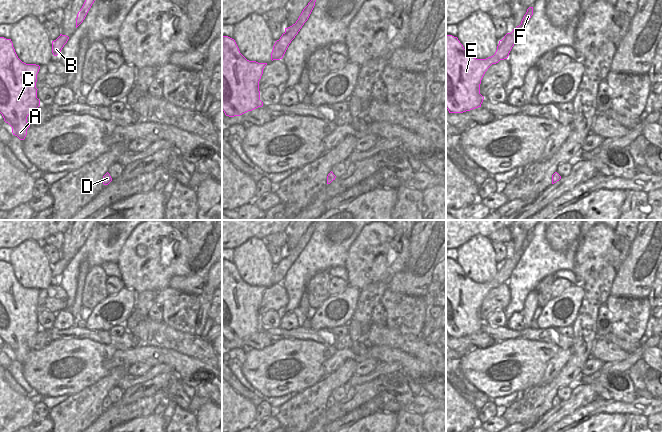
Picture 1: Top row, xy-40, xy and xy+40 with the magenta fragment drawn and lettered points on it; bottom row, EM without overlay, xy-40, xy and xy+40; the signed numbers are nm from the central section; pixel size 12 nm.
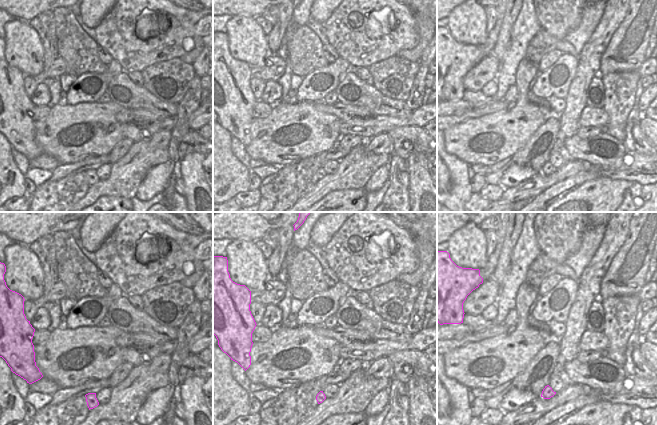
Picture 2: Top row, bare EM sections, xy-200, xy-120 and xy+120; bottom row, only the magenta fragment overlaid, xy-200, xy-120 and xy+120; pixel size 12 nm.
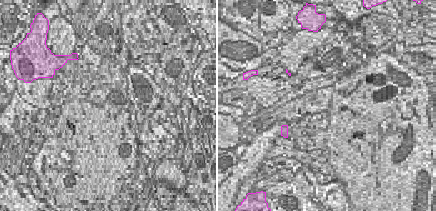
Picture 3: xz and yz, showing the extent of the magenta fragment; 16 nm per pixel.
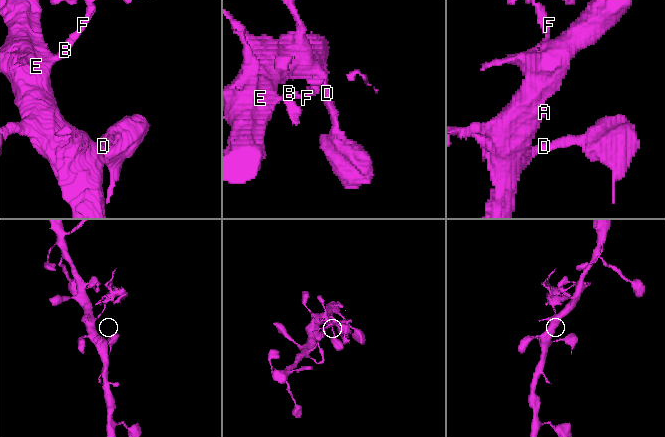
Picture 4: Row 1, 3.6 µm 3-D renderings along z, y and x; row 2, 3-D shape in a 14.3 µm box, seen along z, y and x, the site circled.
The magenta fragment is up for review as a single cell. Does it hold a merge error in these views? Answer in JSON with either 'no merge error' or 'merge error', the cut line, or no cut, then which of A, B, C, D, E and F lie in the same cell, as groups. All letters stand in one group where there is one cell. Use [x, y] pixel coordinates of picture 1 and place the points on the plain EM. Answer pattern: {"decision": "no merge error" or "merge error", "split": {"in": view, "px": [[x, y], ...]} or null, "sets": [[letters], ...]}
{"decision": "merge error", "split": {"in": "xy+40", "px": [[490, 281], [499, 284]]}, "sets": [["A", "C", "D", "E"], ["B", "F"]]}

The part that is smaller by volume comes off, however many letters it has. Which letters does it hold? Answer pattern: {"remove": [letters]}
{"remove": ["B", "F"]}

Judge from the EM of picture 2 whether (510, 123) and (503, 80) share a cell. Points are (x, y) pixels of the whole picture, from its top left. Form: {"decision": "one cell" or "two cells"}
{"decision": "two cells"}

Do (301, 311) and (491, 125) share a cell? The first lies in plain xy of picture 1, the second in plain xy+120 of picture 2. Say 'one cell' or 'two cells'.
one cell

